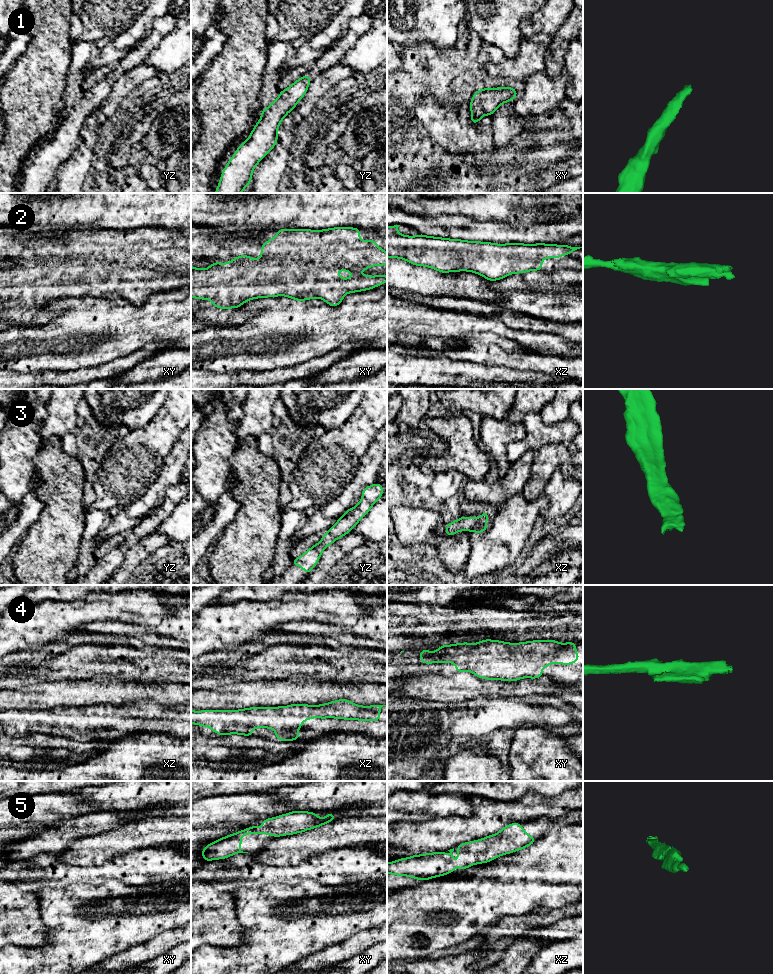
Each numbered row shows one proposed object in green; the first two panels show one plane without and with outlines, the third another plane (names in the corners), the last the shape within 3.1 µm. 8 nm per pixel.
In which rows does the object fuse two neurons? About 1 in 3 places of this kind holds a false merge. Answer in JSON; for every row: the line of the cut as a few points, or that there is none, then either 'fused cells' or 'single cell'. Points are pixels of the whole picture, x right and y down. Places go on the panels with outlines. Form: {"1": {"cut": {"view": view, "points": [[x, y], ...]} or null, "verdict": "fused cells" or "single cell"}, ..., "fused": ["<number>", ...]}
{"1": {"cut": null, "verdict": "single cell"}, "2": {"cut": null, "verdict": "single cell"}, "3": {"cut": null, "verdict": "single cell"}, "4": {"cut": null, "verdict": "single cell"}, "5": {"cut": null, "verdict": "single cell"}, "fused": []}

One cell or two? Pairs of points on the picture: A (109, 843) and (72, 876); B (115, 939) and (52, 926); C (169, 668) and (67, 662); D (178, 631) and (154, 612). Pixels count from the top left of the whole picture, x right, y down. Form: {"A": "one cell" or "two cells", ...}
{"A": "two cells", "B": "one cell", "C": "one cell", "D": "one cell"}

